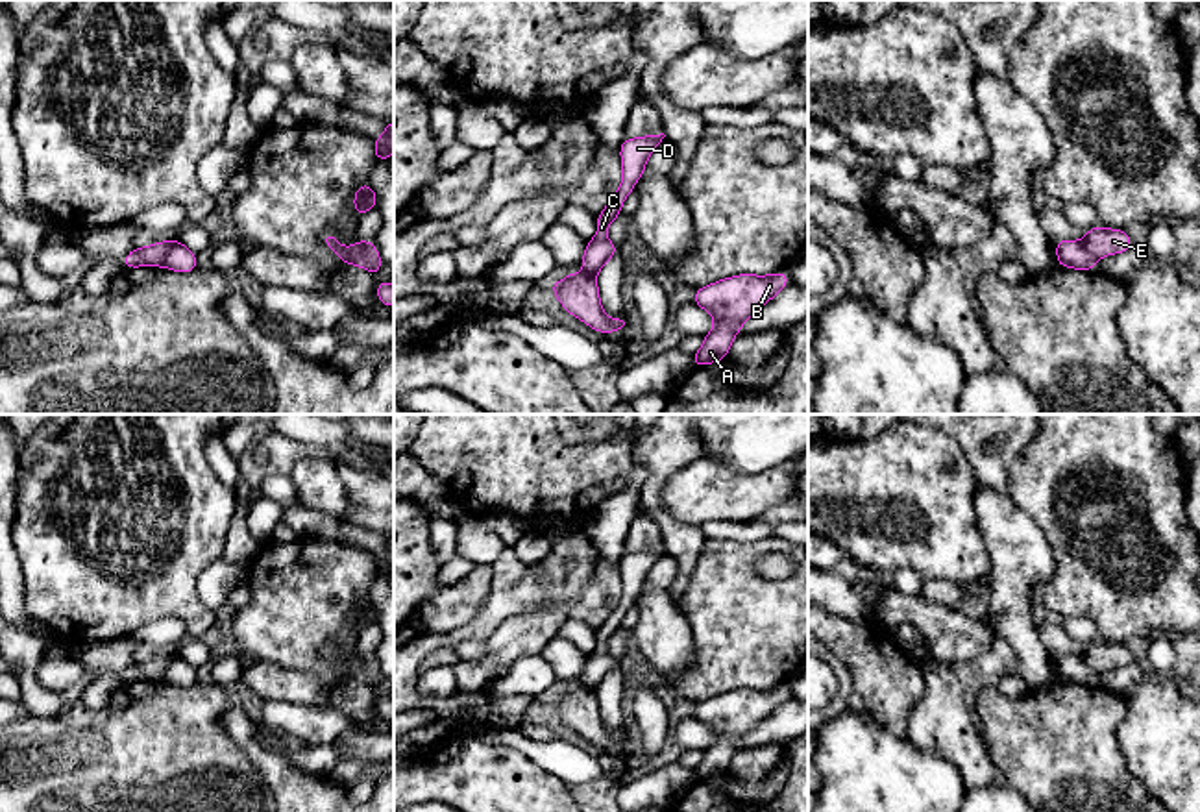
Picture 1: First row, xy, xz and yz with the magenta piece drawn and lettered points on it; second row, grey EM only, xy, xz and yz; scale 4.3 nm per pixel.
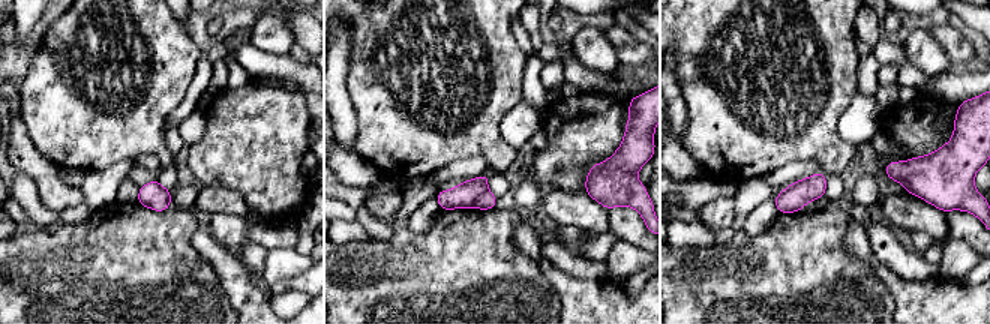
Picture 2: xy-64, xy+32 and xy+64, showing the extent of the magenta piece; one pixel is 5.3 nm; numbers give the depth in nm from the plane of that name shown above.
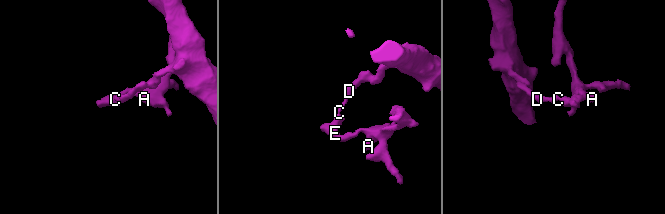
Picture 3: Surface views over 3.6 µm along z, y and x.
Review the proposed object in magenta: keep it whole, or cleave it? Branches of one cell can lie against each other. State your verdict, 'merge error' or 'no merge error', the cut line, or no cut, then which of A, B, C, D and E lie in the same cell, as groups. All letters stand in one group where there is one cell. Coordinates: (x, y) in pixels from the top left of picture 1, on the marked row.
merge error | xy (176, 241), (161, 265) | A B E / C D

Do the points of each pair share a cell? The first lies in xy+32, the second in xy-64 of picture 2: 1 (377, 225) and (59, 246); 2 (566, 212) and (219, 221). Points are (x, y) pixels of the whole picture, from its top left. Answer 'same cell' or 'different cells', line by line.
1: different cells
2: different cells

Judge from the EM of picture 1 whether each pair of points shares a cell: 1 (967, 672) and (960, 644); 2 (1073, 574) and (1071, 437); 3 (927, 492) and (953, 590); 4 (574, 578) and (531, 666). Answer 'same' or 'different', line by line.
1: different
2: same
3: different
4: different

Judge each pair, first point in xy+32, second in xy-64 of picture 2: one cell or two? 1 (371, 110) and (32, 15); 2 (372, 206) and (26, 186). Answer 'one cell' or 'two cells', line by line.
1: two cells
2: two cells

